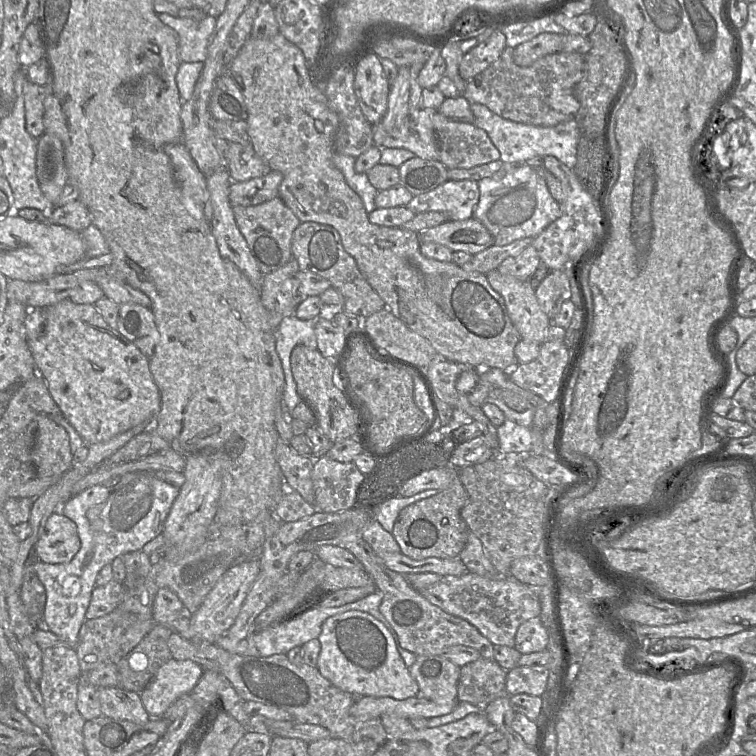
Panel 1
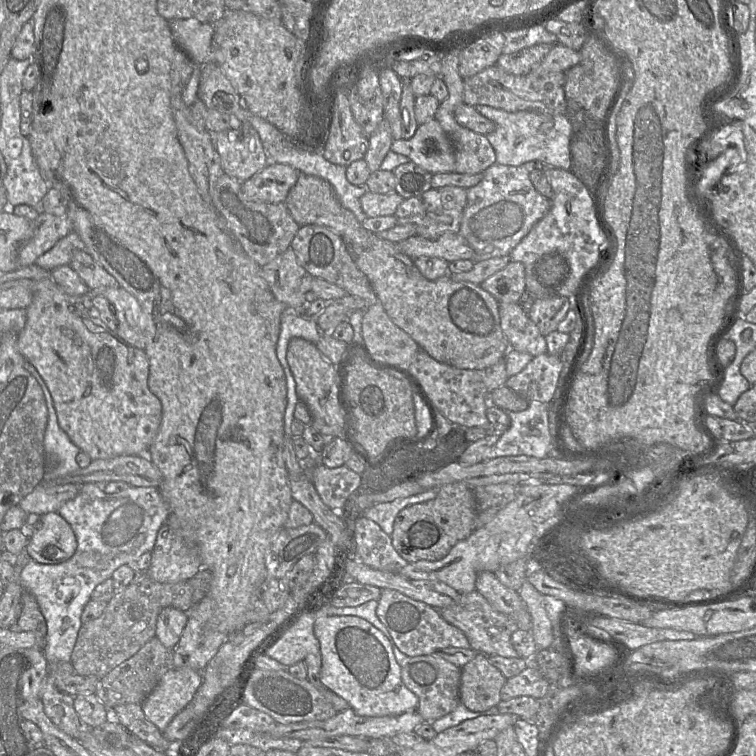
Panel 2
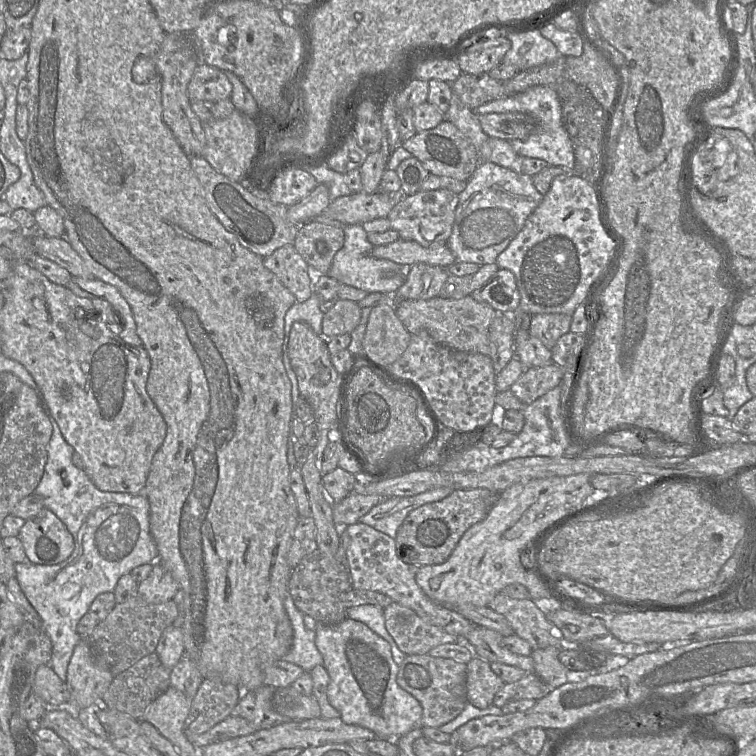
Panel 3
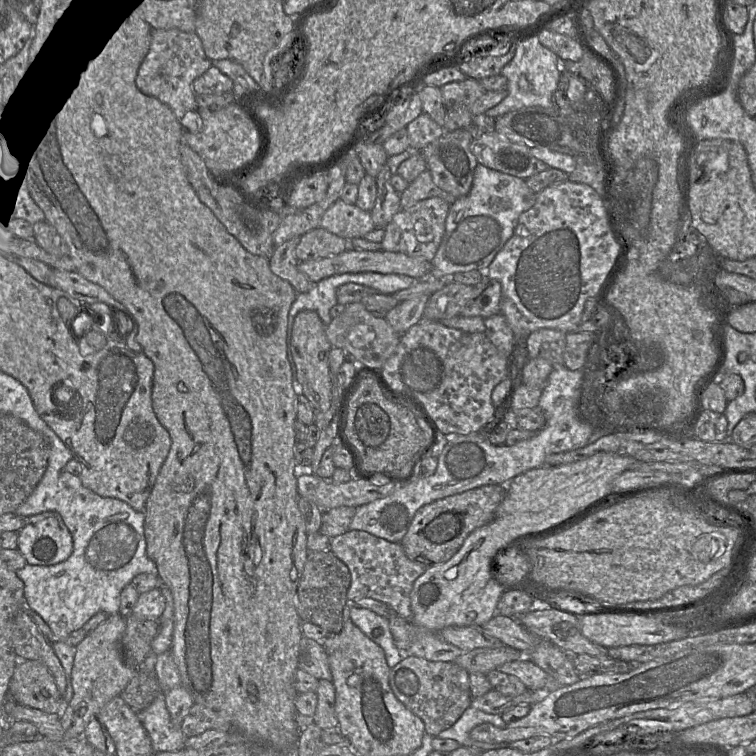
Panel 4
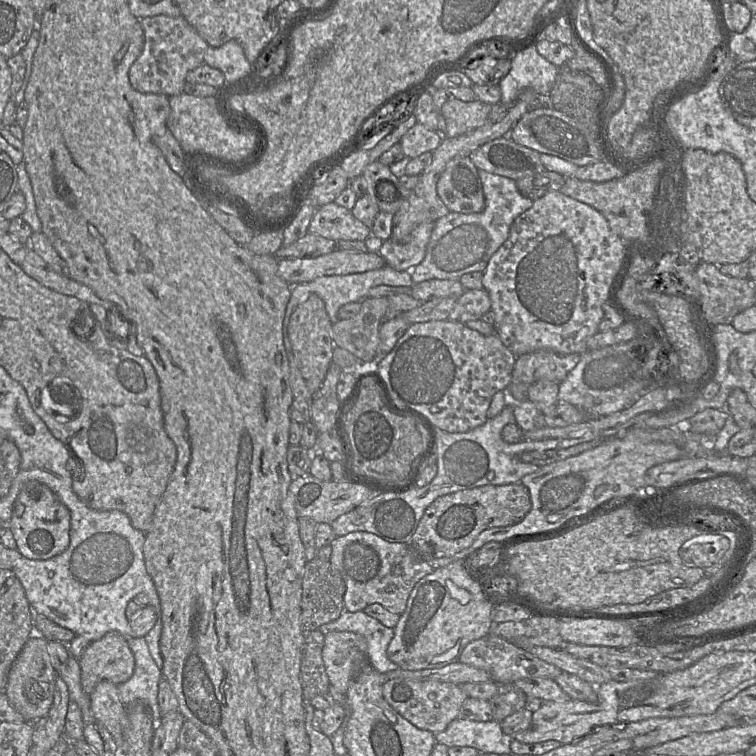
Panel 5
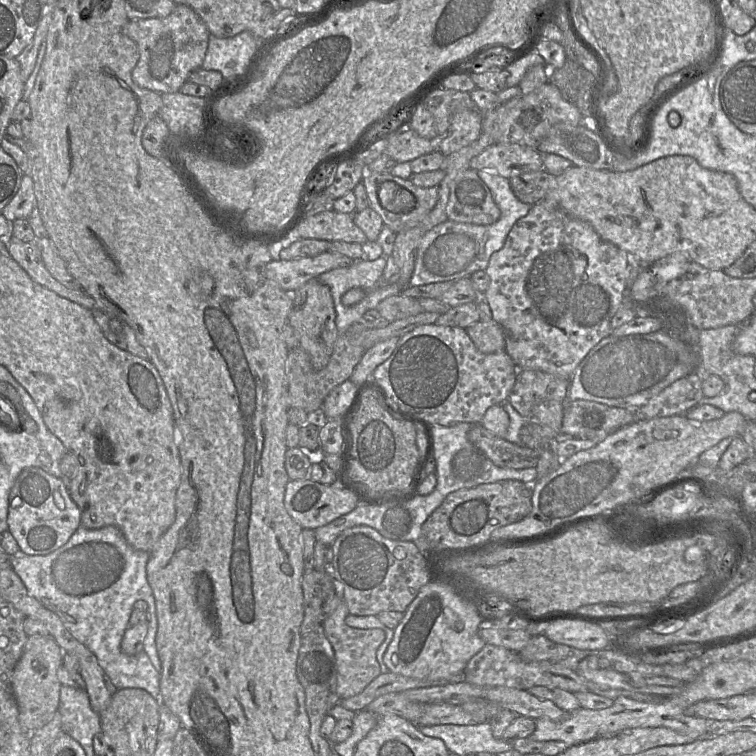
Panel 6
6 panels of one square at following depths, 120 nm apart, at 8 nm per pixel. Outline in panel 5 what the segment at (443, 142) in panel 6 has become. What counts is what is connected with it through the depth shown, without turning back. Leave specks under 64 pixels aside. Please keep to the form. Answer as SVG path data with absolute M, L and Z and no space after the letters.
M478 99L471 102L447 100L441 109L446 122L445 137L453 138L475 129L485 121L491 110L492 105Z

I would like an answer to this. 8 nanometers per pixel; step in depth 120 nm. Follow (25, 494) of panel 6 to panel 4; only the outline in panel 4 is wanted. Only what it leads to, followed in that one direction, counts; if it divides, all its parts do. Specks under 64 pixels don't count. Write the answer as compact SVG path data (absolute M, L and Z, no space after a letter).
M55 511L25 518L17 535L17 549L30 564L54 565L67 559L73 550L72 536Z

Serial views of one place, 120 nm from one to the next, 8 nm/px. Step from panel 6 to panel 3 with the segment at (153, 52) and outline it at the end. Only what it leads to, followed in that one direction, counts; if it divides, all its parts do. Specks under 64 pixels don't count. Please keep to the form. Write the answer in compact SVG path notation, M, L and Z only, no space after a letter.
M193 32L166 33L157 54L151 58L139 58L132 68L132 78L136 83L147 83L154 76L160 74L162 79L163 120L189 157L201 156L206 145L202 122L192 110L191 100L188 96L188 85L198 66Z

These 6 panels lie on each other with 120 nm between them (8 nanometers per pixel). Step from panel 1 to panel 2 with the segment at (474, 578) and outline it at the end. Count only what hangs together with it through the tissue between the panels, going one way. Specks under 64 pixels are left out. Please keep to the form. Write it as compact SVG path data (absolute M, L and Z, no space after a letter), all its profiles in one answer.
M477 590L461 594L460 601L457 604L438 609L438 611L447 622L458 627L466 634L471 648L477 653L506 658L520 657L511 644L511 635L518 630L516 621L497 611Z

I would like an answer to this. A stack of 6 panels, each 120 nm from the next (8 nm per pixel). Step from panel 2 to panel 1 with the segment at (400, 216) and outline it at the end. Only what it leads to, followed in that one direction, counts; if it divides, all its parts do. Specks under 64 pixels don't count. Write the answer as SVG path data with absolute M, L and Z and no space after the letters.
M447 180L436 189L414 196L407 207L416 215L439 211L448 216L448 220L462 221L473 217L479 202L478 181Z

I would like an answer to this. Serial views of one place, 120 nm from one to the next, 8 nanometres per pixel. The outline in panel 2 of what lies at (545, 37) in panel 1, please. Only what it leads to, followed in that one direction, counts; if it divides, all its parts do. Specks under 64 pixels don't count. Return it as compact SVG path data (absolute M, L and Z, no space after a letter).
M540 43L511 54L502 54L497 60L497 65L513 75L526 75L542 61L552 46Z

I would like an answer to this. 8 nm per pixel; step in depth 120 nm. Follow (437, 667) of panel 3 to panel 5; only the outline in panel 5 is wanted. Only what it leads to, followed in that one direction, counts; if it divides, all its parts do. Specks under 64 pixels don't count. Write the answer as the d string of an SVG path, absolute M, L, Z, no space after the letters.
M389 679L383 686L385 700L405 719L419 729L432 733L444 731L448 725L458 718L467 694L458 684L436 680L416 681Z

